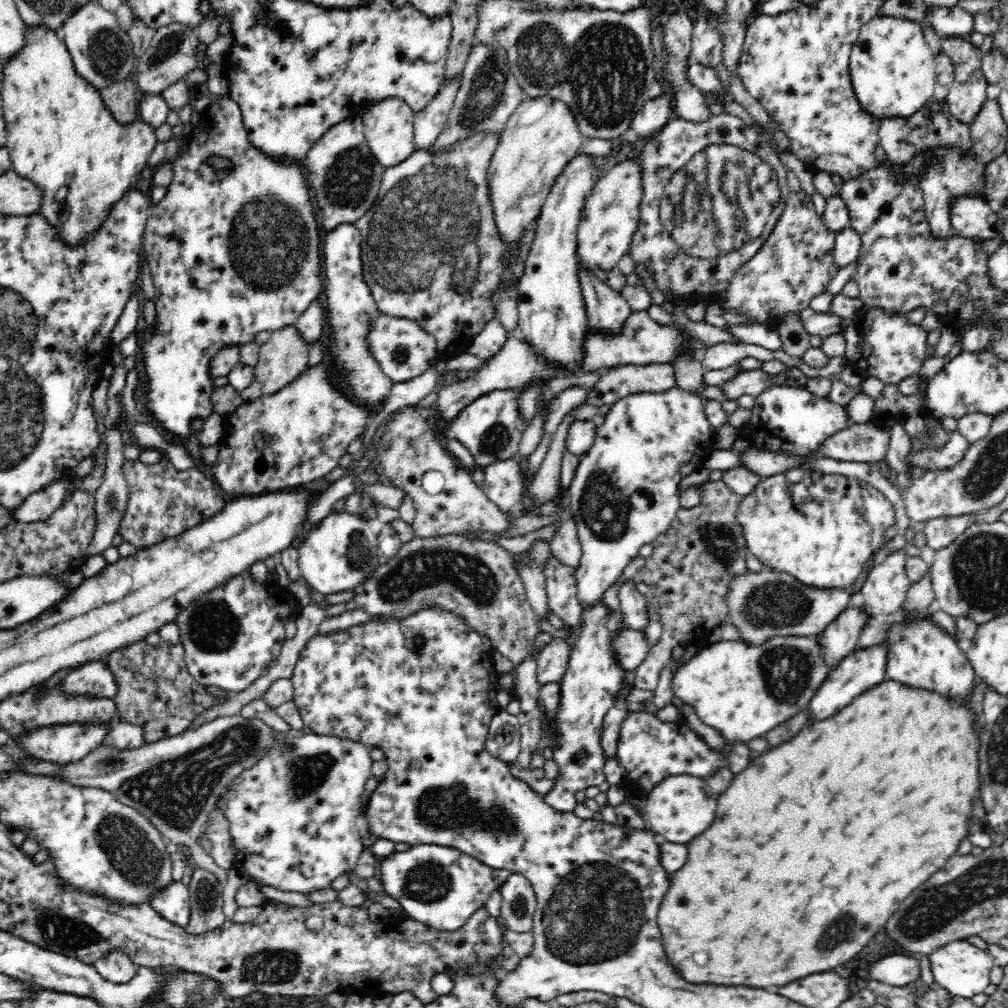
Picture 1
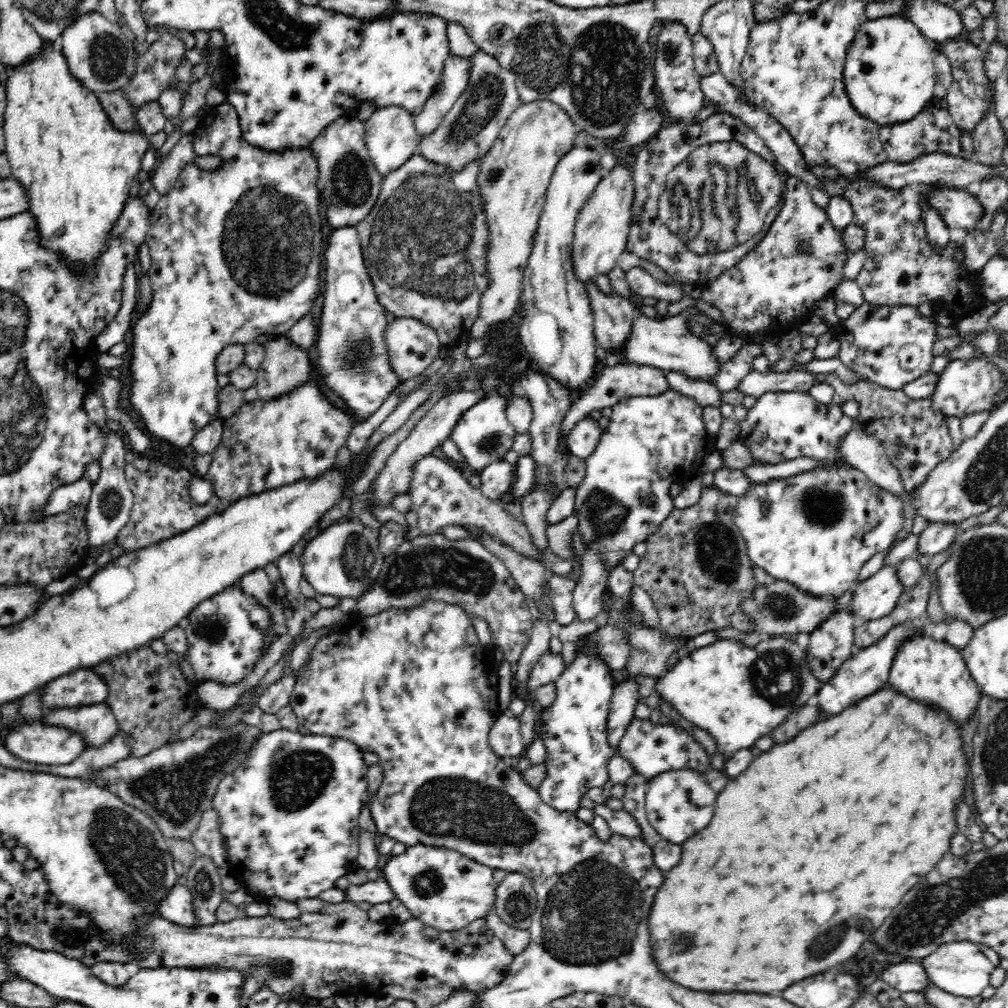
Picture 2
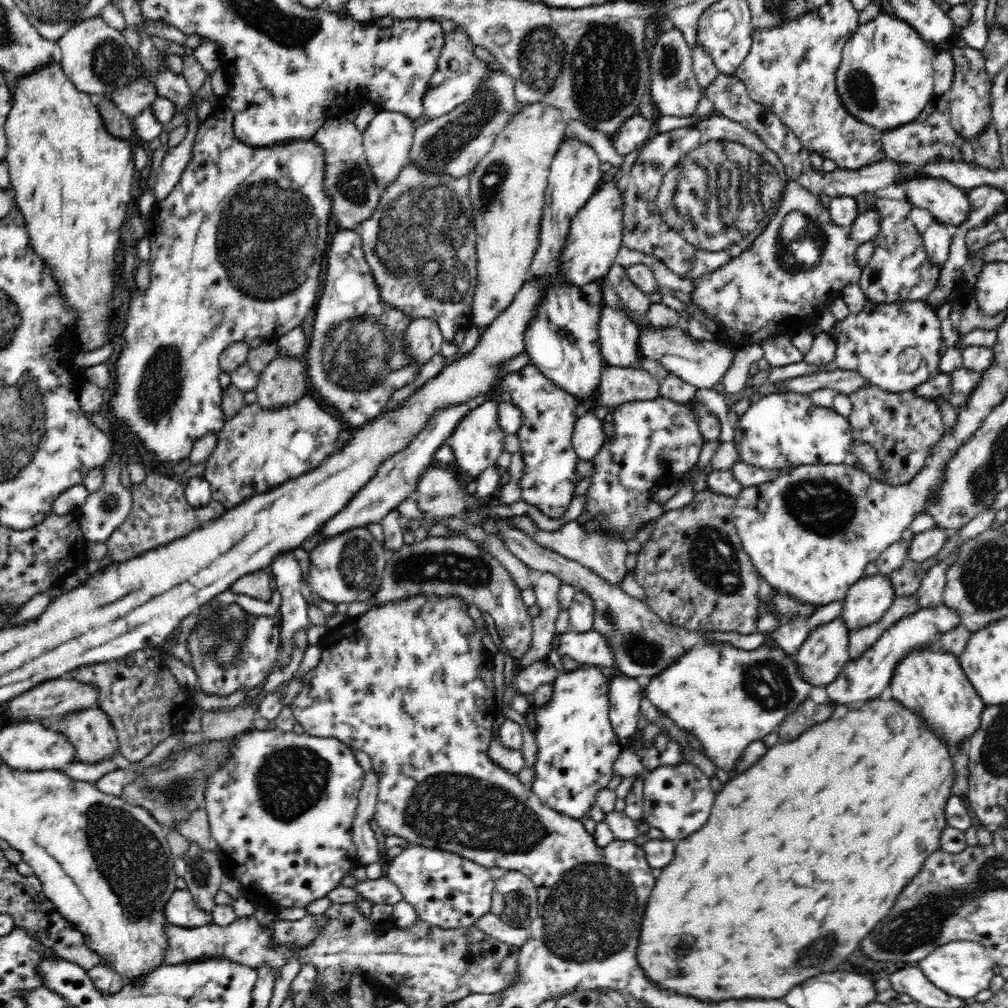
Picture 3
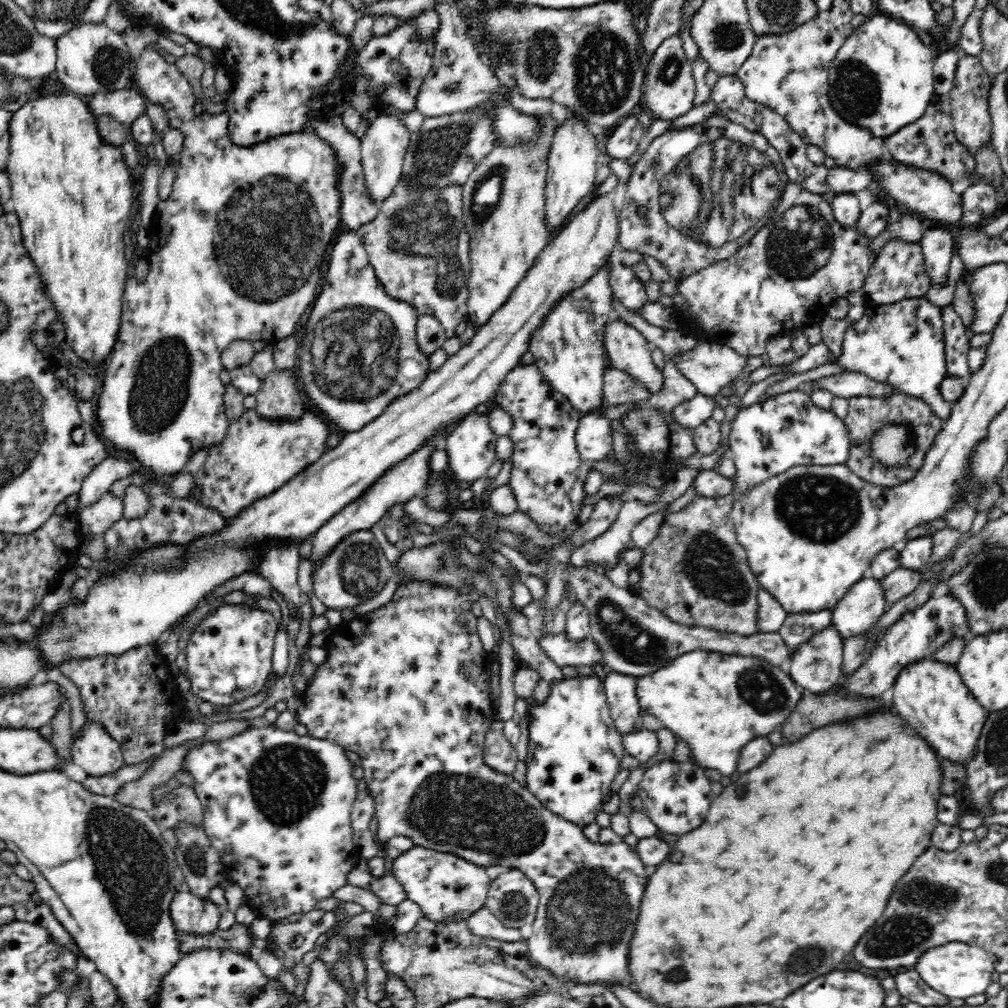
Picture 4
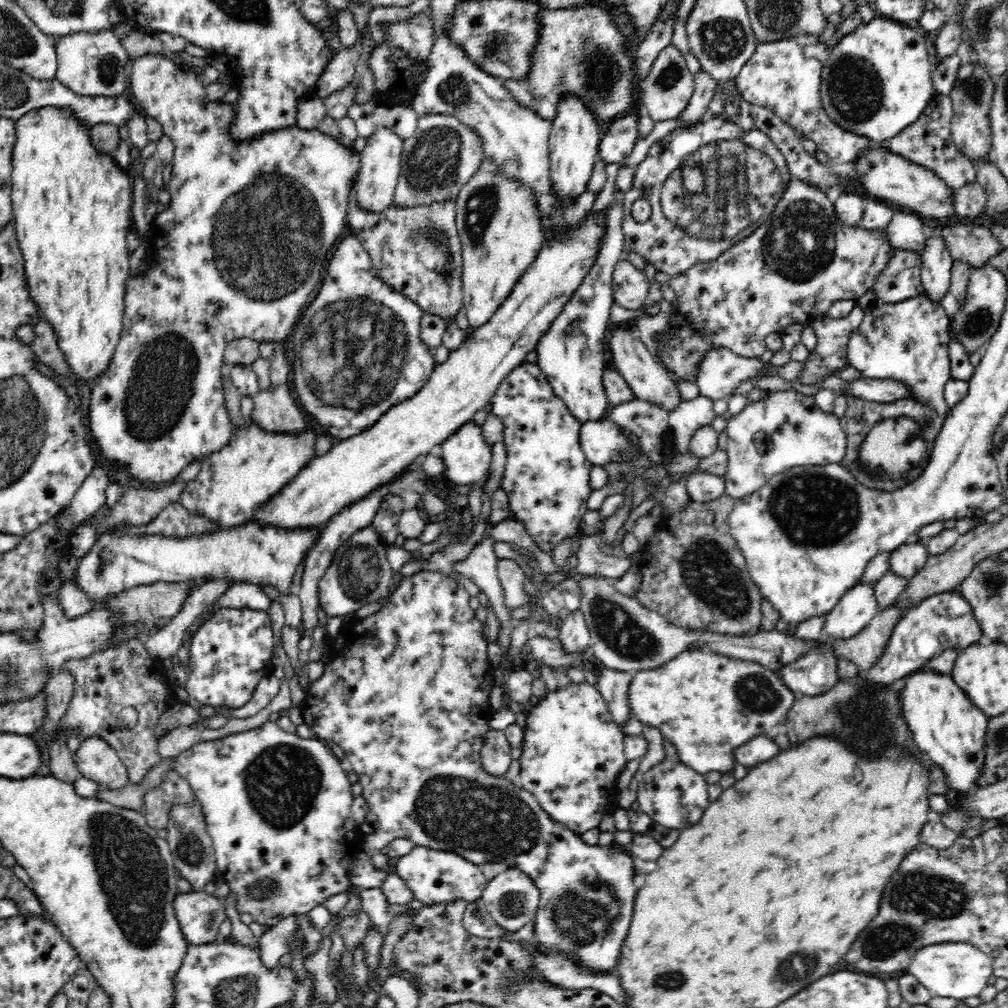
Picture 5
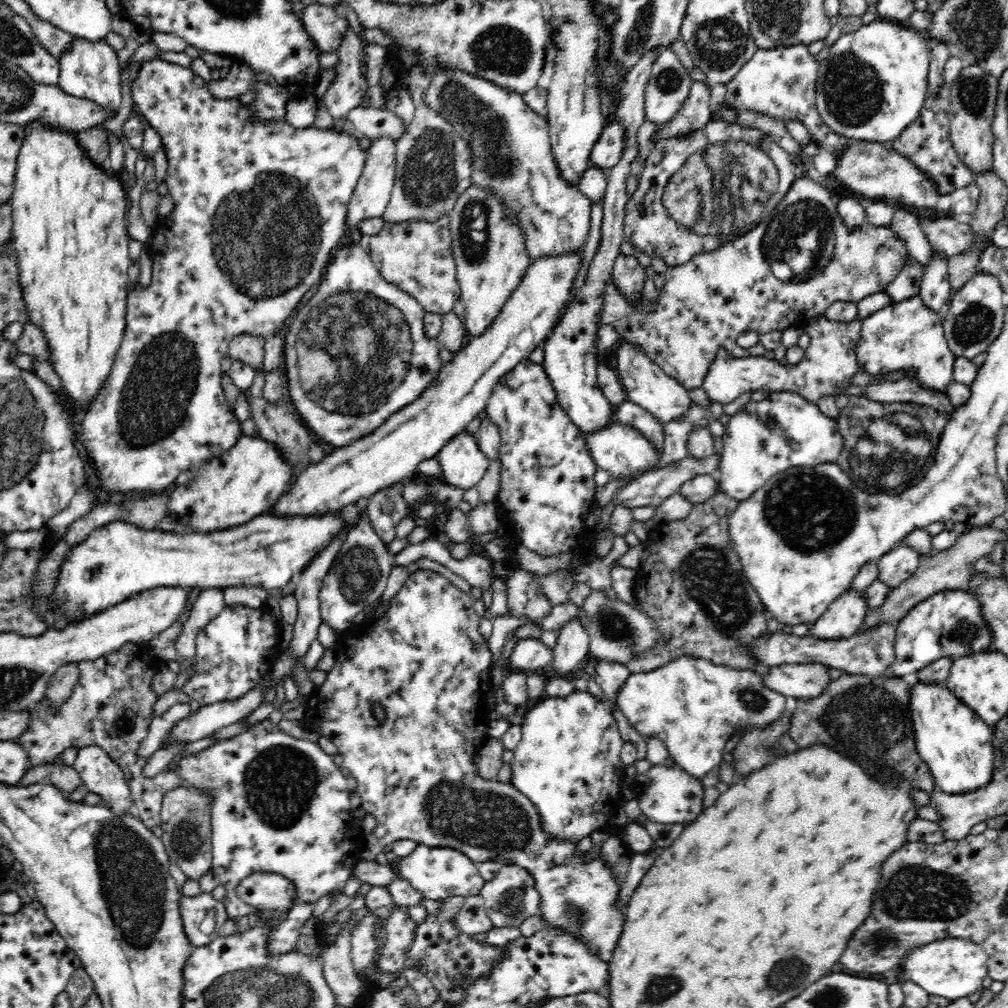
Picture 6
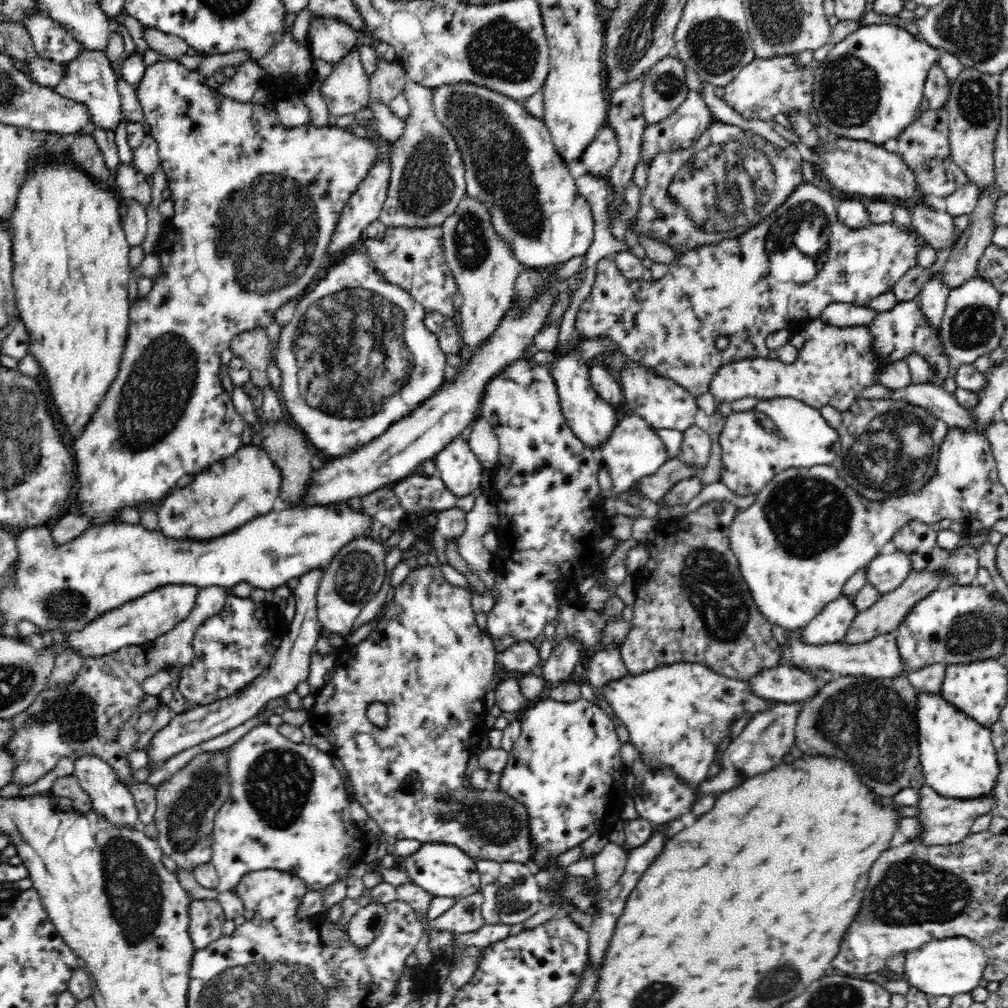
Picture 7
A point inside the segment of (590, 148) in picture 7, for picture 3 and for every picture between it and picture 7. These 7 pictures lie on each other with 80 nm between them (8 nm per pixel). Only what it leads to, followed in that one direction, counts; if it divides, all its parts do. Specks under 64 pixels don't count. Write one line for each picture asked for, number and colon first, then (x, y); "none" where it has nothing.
3: (634, 132)
4: (622, 141)
5: (616, 145)
6: (606, 152)

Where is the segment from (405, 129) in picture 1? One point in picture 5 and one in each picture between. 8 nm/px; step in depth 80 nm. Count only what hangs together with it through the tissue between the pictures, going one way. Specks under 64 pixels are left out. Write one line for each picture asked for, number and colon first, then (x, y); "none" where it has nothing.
2: (390, 134)
3: (386, 142)
4: (383, 148)
5: (378, 176)

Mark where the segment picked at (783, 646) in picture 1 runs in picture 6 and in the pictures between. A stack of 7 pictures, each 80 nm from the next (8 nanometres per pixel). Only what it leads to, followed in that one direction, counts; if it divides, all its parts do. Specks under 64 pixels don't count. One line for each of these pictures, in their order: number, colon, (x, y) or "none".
2: (715, 687)
3: (717, 692)
4: (714, 702)
5: (705, 704)
6: (694, 707)

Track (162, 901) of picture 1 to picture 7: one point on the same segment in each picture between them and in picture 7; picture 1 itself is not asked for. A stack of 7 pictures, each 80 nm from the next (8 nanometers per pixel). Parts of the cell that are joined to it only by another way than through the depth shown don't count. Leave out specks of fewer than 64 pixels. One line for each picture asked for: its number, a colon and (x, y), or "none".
2: (177, 907)
3: (181, 910)
4: (192, 915)
5: (199, 913)
6: (194, 909)
7: (206, 916)

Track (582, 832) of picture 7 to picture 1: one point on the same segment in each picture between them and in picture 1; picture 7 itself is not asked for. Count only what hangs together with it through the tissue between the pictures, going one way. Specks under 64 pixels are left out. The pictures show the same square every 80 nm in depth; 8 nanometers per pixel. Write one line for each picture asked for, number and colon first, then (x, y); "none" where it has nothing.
1: (592, 680)
2: (574, 729)
3: (576, 745)
4: (574, 751)
5: (572, 753)
6: (567, 763)

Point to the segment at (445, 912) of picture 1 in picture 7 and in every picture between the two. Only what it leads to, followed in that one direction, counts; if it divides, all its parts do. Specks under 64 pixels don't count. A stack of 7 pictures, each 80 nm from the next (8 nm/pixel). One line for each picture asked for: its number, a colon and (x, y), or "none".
2: (444, 889)
3: (447, 890)
4: (442, 883)
5: (434, 876)
6: (438, 872)
7: (442, 869)

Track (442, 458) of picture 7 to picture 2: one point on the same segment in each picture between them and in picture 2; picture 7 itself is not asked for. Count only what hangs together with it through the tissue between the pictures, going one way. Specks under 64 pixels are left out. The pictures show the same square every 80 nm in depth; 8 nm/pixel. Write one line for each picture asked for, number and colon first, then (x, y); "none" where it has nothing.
2: (483, 436)
3: (477, 441)
4: (470, 445)
5: (466, 456)
6: (463, 465)

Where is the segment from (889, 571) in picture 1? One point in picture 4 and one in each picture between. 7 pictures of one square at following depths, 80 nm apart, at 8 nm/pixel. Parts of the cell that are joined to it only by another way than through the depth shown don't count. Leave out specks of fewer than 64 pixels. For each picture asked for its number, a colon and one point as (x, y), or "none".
2: (875, 597)
3: (866, 602)
4: (864, 603)

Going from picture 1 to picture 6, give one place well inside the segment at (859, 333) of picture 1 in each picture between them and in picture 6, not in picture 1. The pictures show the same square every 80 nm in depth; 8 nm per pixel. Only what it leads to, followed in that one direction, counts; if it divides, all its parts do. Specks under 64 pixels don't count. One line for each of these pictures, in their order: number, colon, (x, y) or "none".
2: (891, 345)
3: (896, 346)
4: (902, 344)
5: (908, 341)
6: (906, 335)

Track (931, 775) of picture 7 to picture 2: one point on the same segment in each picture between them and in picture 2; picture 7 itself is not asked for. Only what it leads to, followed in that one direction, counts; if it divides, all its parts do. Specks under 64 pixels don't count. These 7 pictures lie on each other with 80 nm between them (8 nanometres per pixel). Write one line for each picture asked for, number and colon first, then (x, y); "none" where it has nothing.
2: (933, 672)
3: (932, 684)
4: (933, 698)
5: (950, 731)
6: (957, 746)

